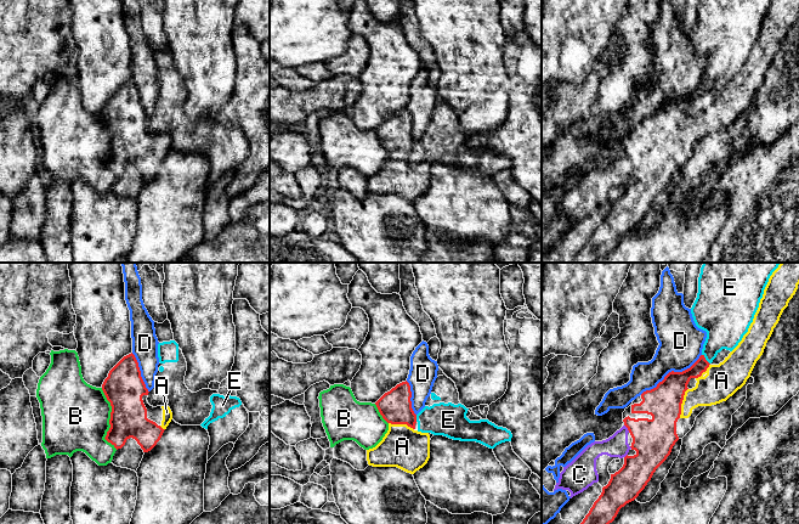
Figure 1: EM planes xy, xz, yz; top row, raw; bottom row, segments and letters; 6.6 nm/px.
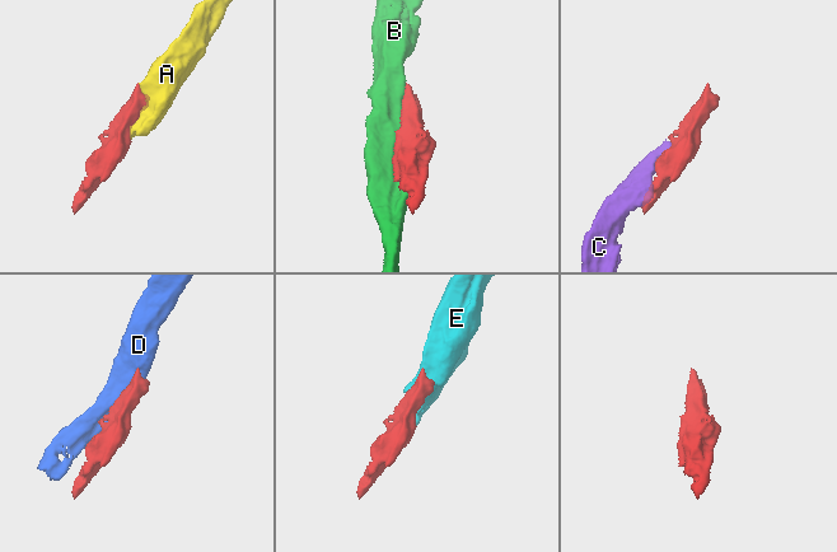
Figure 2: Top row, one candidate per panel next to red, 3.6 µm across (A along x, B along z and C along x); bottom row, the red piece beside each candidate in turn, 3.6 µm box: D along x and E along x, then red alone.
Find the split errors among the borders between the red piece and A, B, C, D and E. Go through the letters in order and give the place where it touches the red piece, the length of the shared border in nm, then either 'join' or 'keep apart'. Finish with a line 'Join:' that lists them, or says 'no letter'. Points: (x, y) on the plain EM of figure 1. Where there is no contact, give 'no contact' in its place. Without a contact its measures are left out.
A: yz (681, 130) | 200 nm | join
B: xy (109, 147) | 420 nm | keep apart
C: yz (627, 155) | 70 nm | join
D: yz (672, 99) | 480 nm | keep apart
E: yz (704, 86) | 90 nm | keep apart
Join: A, C

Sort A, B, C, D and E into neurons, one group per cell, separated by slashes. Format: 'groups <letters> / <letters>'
groups A C / B / D / E

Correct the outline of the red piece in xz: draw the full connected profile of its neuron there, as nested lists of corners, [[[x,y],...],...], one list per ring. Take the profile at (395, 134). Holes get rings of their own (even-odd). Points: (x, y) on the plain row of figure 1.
[[[402,109],[385,120],[376,130],[389,158],[382,168],[367,178],[367,188],[373,195],[397,195],[414,202],[430,186],[430,163],[415,157],[416,142],[412,136],[409,111]]]

